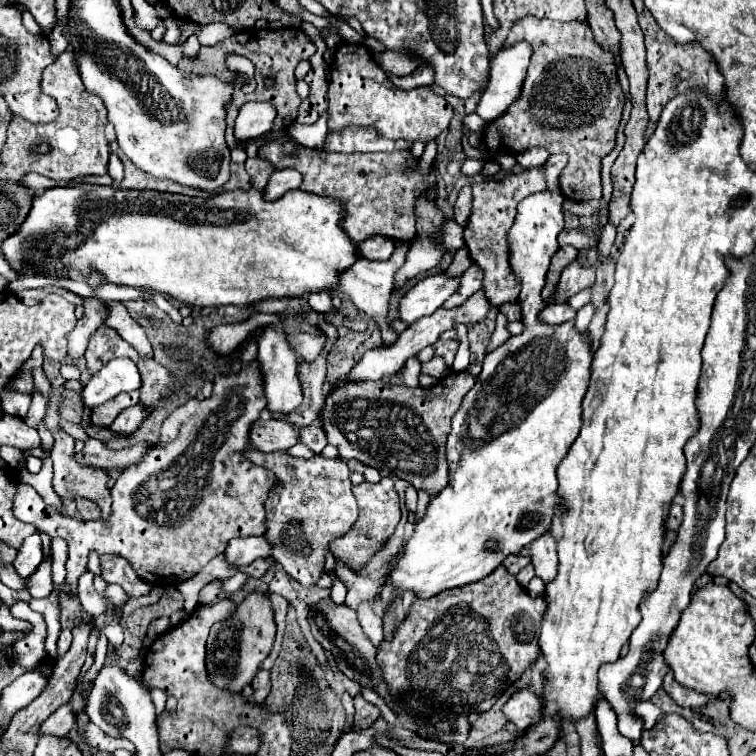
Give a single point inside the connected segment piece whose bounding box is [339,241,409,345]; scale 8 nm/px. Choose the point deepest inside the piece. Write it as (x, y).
(369, 283)

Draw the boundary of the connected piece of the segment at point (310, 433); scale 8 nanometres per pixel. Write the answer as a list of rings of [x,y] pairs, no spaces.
[[[309,425],[299,429],[299,439],[315,453],[321,453],[327,447],[327,437],[321,425]]]

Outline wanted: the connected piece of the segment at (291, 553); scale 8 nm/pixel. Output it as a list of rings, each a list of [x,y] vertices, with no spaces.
[[[247,449],[243,453],[251,463],[273,471],[277,483],[267,497],[267,537],[271,545],[271,557],[283,565],[283,569],[301,585],[317,583],[325,567],[327,545],[349,531],[357,519],[357,503],[351,493],[349,467],[337,459],[313,457],[299,459],[287,451],[263,453]]]

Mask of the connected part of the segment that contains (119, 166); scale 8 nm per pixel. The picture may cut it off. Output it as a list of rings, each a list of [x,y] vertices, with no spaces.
[[[111,153],[111,157],[109,157],[109,175],[113,177],[115,183],[121,183],[121,179],[123,179],[123,163],[119,161],[119,157],[115,153]]]

